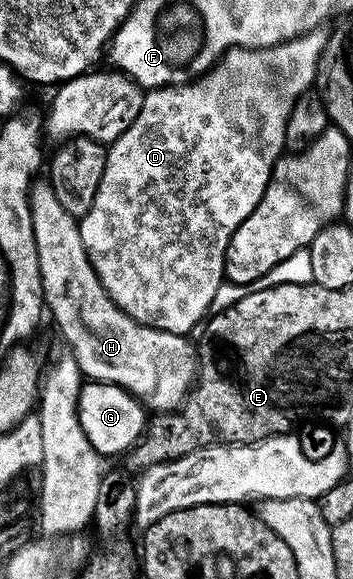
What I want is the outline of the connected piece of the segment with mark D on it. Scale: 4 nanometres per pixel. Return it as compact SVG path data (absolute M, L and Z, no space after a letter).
M323 31L304 33L301 37L293 37L290 41L282 41L268 49L230 48L212 69L198 76L186 85L165 85L161 89L149 89L144 92L141 111L137 111L137 119L129 123L129 127L116 141L110 142L105 159L105 171L101 175L101 187L97 187L97 195L93 199L93 207L83 217L78 218L81 231L81 243L85 243L85 251L89 255L91 265L99 282L103 284L103 292L111 297L135 321L161 331L190 334L195 324L208 316L211 304L219 293L219 284L224 284L223 264L225 251L229 247L229 239L233 231L261 203L261 195L265 195L265 187L271 178L275 162L285 153L285 123L289 111L293 111L295 100L312 88L317 77L319 57L327 42L328 34Z

